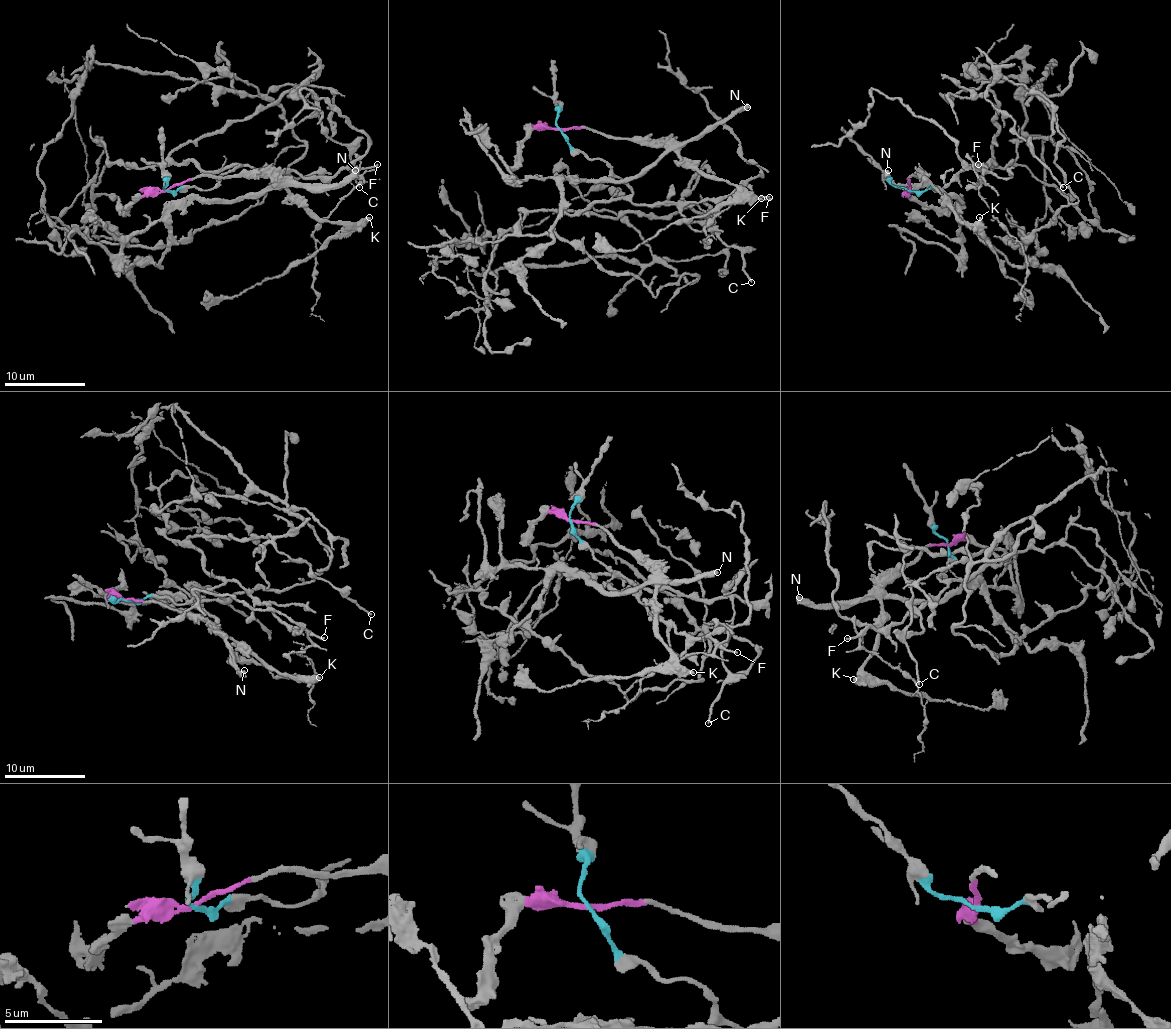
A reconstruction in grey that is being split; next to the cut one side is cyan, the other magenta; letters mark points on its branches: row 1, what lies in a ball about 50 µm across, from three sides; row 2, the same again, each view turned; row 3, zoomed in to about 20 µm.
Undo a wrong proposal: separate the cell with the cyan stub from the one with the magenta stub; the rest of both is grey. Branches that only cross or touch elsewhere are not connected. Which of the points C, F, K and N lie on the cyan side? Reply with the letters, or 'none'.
C, F

